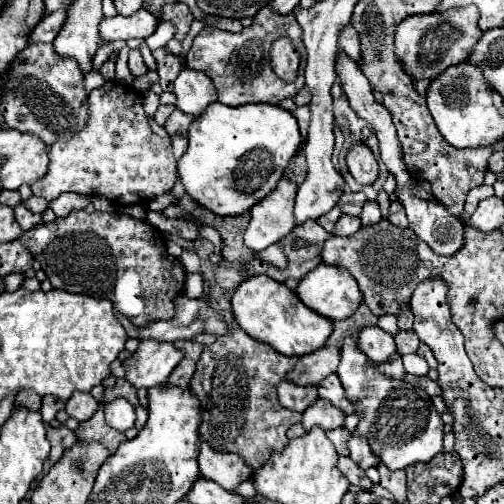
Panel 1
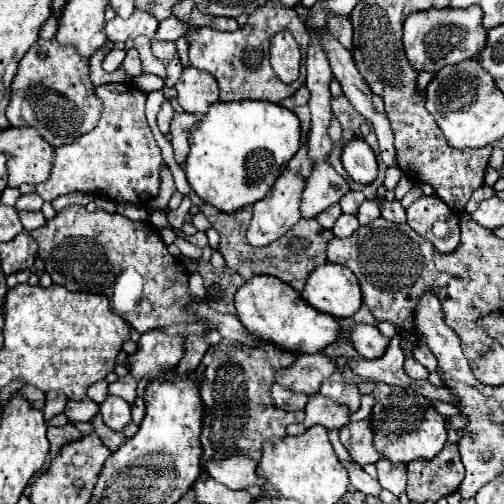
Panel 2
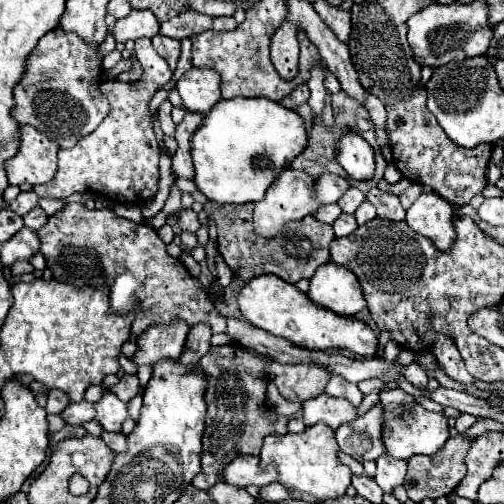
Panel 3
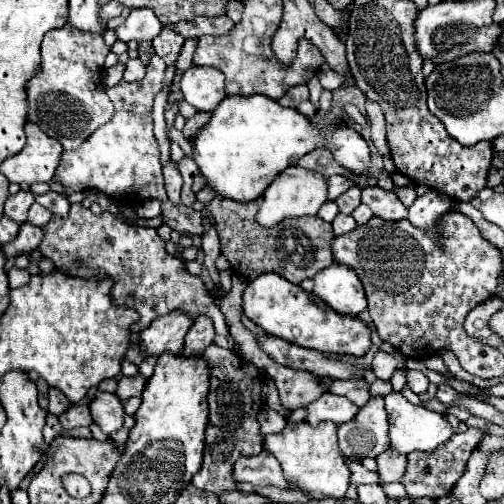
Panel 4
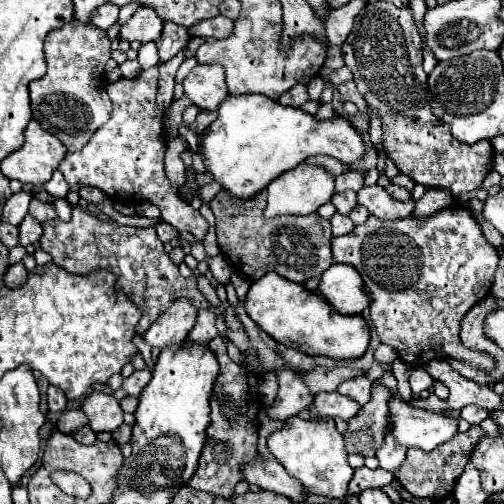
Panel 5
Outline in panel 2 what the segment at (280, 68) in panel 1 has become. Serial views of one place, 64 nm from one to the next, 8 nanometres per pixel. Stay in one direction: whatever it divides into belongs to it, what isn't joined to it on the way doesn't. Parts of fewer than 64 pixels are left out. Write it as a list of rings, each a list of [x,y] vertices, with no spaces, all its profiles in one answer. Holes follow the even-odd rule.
[[[282,30],[272,38],[270,62],[272,62],[276,76],[282,82],[294,82],[298,78],[300,48],[288,30]]]

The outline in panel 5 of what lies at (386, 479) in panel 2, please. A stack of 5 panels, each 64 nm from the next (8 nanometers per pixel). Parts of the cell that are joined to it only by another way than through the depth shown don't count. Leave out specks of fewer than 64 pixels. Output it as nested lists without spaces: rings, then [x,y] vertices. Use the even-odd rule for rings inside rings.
[[[388,434],[384,438],[384,448],[380,448],[380,452],[376,452],[376,458],[380,460],[380,468],[394,474],[406,458],[406,450],[400,448],[400,444],[396,444],[396,440],[392,440],[392,434]]]

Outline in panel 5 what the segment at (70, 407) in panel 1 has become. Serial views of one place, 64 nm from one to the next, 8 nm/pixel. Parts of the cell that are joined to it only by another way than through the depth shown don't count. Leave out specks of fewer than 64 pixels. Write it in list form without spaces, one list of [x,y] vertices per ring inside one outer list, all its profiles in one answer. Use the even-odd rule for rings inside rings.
[[[74,408],[74,410],[64,410],[58,418],[58,430],[64,432],[64,434],[72,434],[76,428],[82,428],[88,424],[88,416],[80,410],[80,408]]]

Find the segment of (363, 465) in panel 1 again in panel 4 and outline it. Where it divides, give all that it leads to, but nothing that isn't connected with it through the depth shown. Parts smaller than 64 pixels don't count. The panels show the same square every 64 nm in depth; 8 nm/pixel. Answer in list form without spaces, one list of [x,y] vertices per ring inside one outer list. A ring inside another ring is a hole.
[[[372,398],[354,420],[338,426],[338,446],[346,458],[376,458],[388,448],[388,418],[384,398]]]

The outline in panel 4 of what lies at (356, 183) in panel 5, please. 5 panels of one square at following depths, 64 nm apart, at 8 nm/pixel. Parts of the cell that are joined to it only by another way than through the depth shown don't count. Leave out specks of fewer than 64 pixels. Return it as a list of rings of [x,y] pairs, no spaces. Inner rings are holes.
[[[334,175],[328,178],[328,200],[336,200],[342,192],[346,192],[354,181],[341,175]]]

